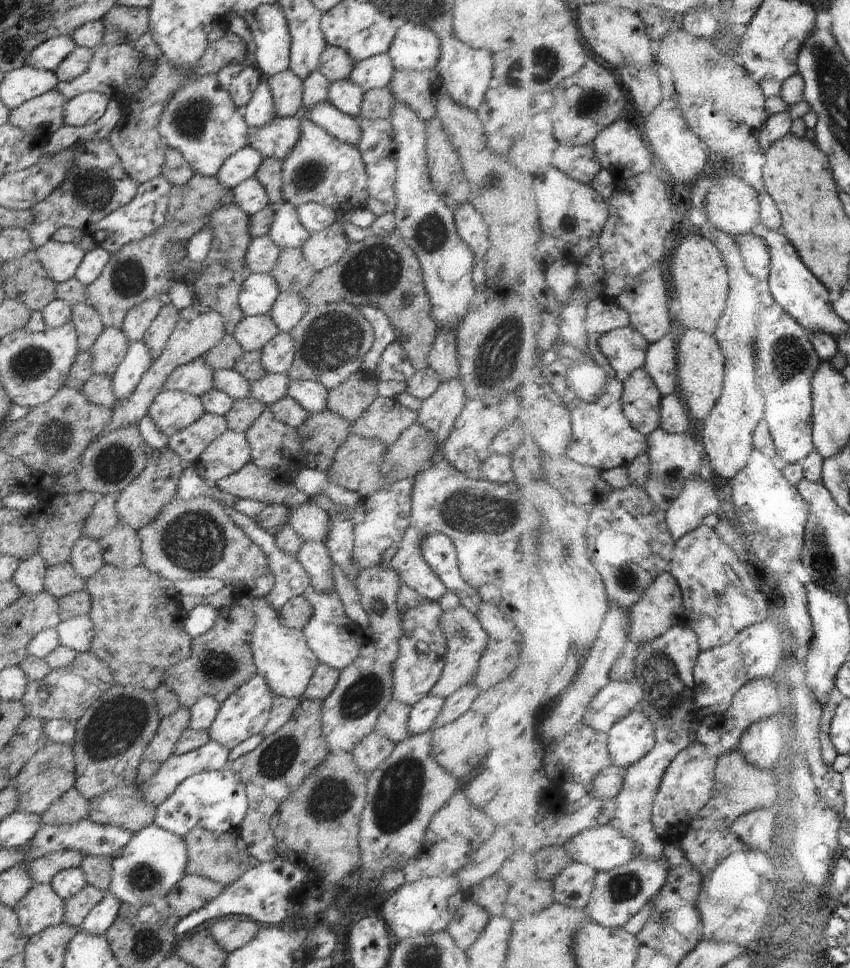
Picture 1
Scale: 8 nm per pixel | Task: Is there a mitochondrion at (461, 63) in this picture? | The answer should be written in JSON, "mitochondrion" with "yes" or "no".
{"mitochondrion":"no"}

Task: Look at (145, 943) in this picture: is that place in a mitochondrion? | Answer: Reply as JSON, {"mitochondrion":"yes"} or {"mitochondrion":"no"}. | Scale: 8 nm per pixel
{"mitochondrion":"yes"}

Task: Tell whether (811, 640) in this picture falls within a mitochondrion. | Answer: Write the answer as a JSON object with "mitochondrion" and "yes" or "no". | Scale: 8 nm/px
{"mitochondrion":"no"}

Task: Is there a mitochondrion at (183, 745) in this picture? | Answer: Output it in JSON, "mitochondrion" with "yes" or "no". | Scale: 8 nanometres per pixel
{"mitochondrion":"no"}

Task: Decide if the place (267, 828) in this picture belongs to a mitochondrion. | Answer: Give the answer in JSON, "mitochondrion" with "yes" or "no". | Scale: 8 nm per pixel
{"mitochondrion":"no"}

